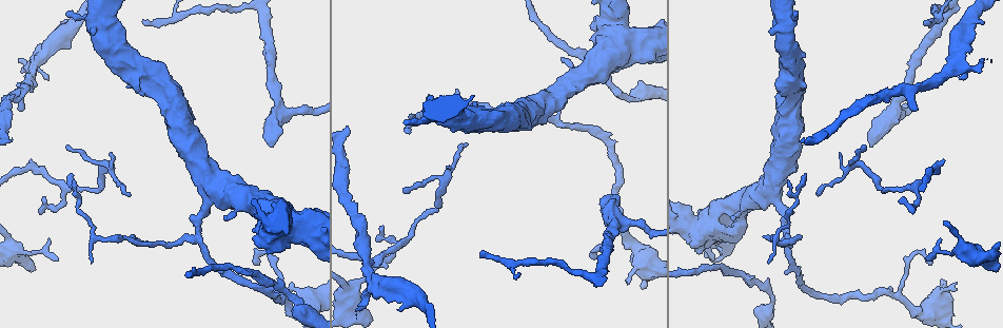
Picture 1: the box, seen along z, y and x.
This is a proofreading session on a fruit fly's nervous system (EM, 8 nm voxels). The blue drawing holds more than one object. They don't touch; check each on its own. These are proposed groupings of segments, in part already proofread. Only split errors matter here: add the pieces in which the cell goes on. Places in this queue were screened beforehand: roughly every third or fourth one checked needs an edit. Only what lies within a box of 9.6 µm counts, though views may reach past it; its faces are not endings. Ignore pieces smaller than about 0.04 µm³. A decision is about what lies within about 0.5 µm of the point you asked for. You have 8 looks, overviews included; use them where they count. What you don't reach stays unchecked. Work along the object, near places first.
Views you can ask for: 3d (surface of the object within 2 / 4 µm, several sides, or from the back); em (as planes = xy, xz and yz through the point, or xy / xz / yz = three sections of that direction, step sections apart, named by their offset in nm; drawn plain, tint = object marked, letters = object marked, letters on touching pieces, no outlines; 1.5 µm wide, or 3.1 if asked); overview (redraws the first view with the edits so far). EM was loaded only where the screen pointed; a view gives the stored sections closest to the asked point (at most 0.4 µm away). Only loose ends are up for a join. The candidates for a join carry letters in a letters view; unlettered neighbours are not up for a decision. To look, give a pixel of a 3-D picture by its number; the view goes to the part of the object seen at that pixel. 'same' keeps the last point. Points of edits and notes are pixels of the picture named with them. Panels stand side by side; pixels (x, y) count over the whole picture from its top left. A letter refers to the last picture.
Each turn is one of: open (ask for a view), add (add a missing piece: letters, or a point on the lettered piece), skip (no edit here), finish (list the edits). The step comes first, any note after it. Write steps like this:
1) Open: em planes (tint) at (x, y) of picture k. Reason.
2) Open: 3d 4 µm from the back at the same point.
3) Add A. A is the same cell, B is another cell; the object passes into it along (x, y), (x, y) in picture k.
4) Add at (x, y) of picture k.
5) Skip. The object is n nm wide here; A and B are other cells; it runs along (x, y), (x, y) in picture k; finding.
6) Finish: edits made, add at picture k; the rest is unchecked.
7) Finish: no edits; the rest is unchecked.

Open: 3d 4 µm from the back at (800, 141) of picture 1. End of a long branch.

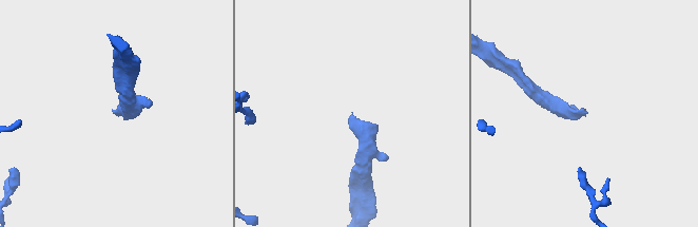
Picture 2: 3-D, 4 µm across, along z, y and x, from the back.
Open: em planes (letters) at (584, 115) of picture 2.

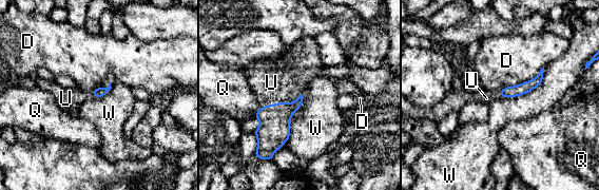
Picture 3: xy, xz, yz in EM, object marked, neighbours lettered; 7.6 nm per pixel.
Add U. U is the same cell, D, Q and W are other cells; the object passes into it along (274, 131), (275, 103), (271, 82) in picture 3; it goes on there.

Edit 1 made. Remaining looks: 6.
Open: overview. See it whole again.

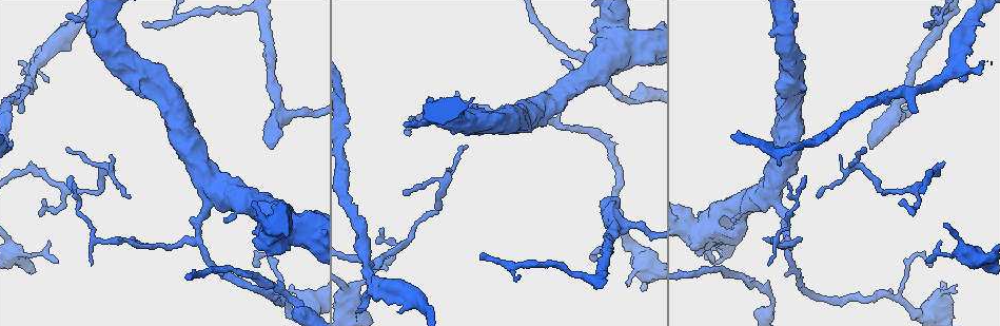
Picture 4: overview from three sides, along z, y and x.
Open: em xy step 4 (tint) at (269, 148) of picture 4. An open end.

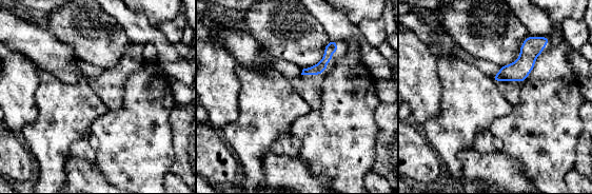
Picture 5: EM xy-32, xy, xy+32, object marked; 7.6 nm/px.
Open: em planes (letters) at the same point.

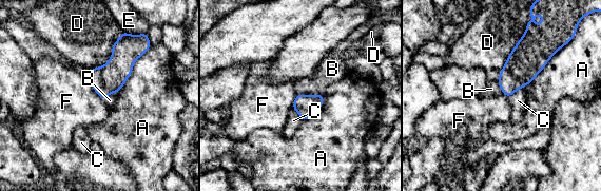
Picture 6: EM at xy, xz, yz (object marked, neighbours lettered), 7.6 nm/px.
Add B. B is the same cell, A, C, D, E and F are other cells; it goes on there.

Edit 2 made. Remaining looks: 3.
Open: 3d 2 µm at (566, 102) of picture 4. Free end.

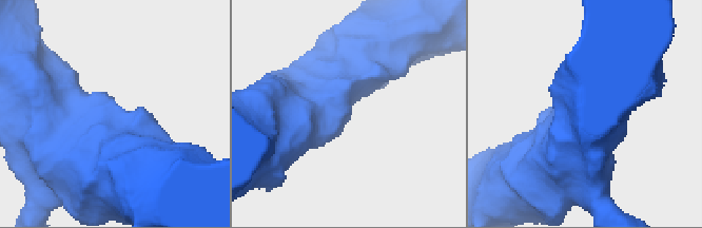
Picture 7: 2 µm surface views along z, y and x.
Open: em yz step 8 (tint) at (346, 101) of picture 7.

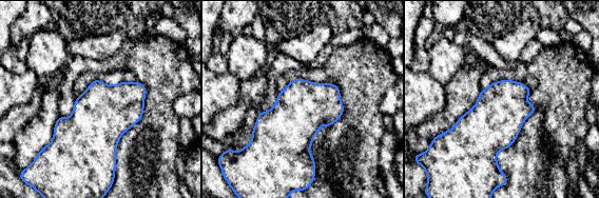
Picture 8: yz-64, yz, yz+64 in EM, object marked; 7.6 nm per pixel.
Open: em planes (letters) at the same point. Cut it another way.

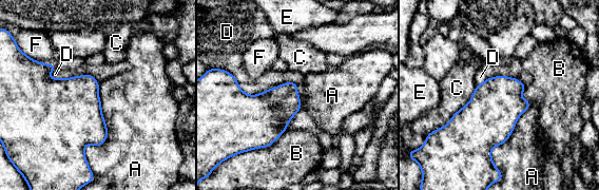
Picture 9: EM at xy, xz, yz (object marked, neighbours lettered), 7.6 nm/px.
Skip. A, B, C, D, E and F are other cells; a border runs along (99, 82), (84, 185) in picture 9; none of them fits.

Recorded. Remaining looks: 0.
Finish: edits made, add at picture 3, add at picture 6; the rest is unchecked.

